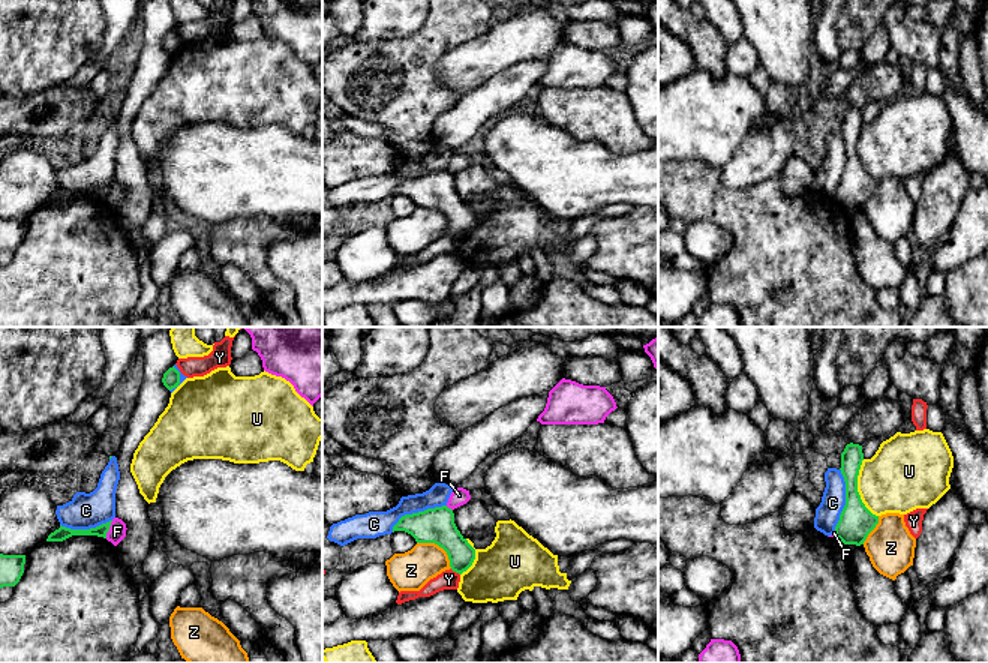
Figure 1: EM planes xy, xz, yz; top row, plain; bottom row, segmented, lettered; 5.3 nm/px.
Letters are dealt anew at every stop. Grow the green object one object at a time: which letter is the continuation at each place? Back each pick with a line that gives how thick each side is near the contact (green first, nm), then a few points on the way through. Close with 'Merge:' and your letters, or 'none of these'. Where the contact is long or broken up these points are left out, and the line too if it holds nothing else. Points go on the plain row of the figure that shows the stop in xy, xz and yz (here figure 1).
Merge: none of these

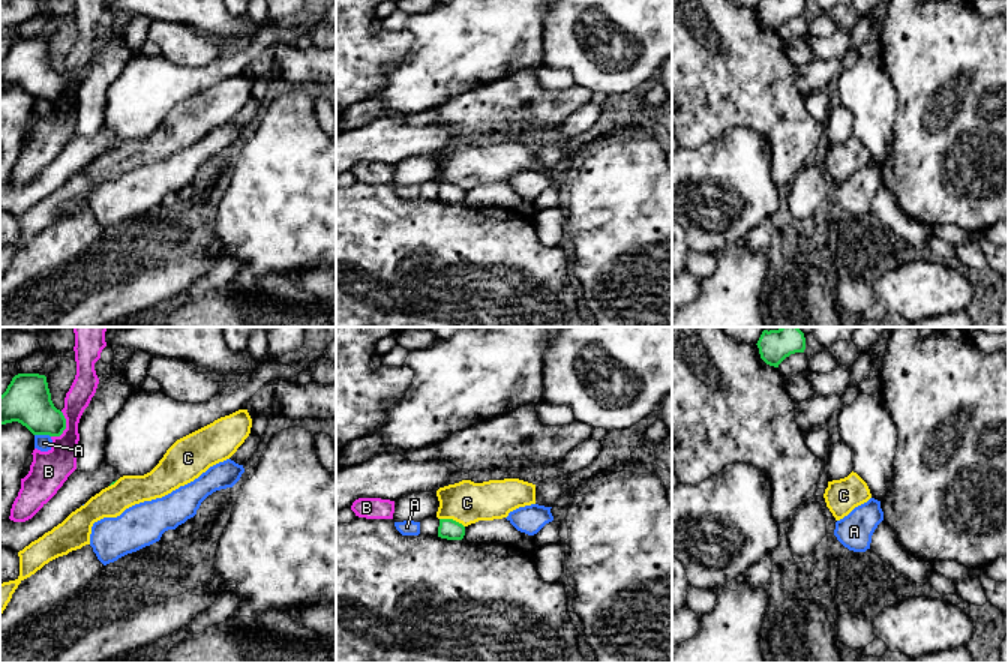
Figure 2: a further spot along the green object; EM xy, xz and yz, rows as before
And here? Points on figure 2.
Merge: none of these

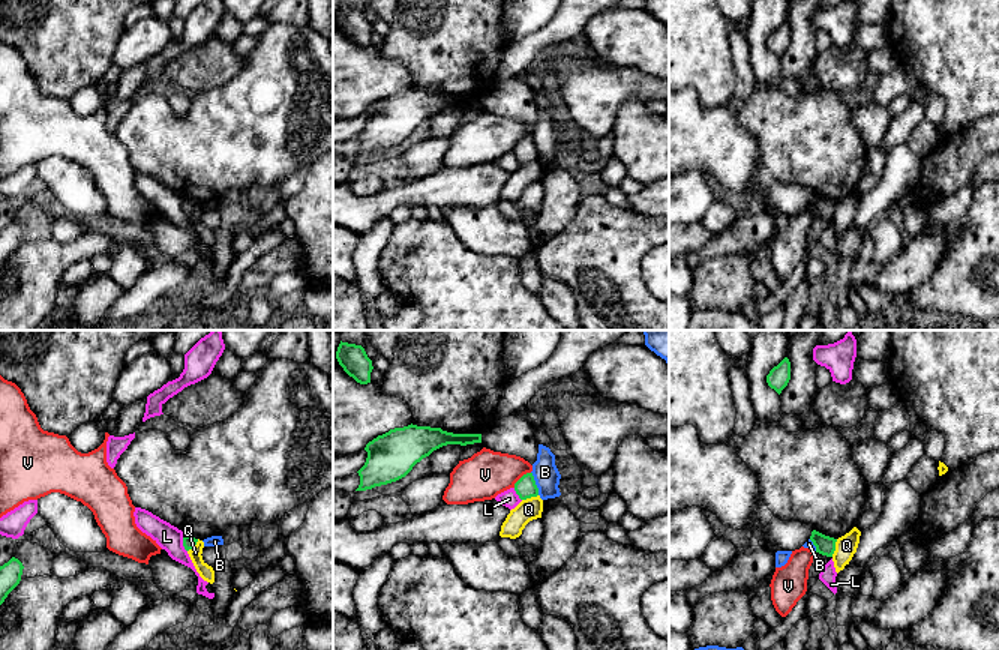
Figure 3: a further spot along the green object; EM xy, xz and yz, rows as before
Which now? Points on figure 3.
Merge: none of these

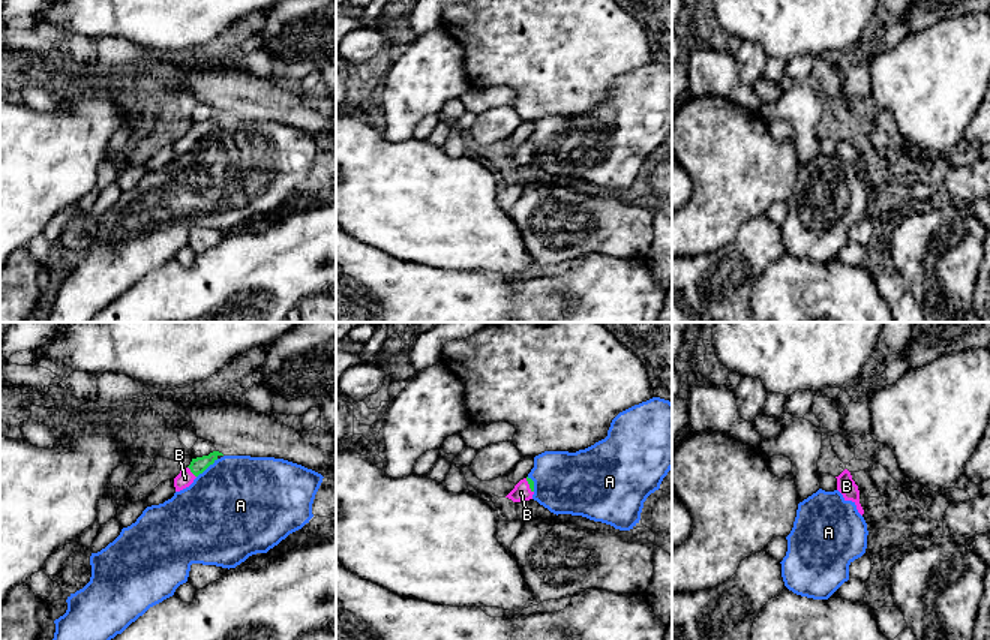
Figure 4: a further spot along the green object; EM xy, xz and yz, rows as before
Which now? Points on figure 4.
B: 90/90 nm | across xy (198, 129), (191, 135), (185, 143)
Merge: B

